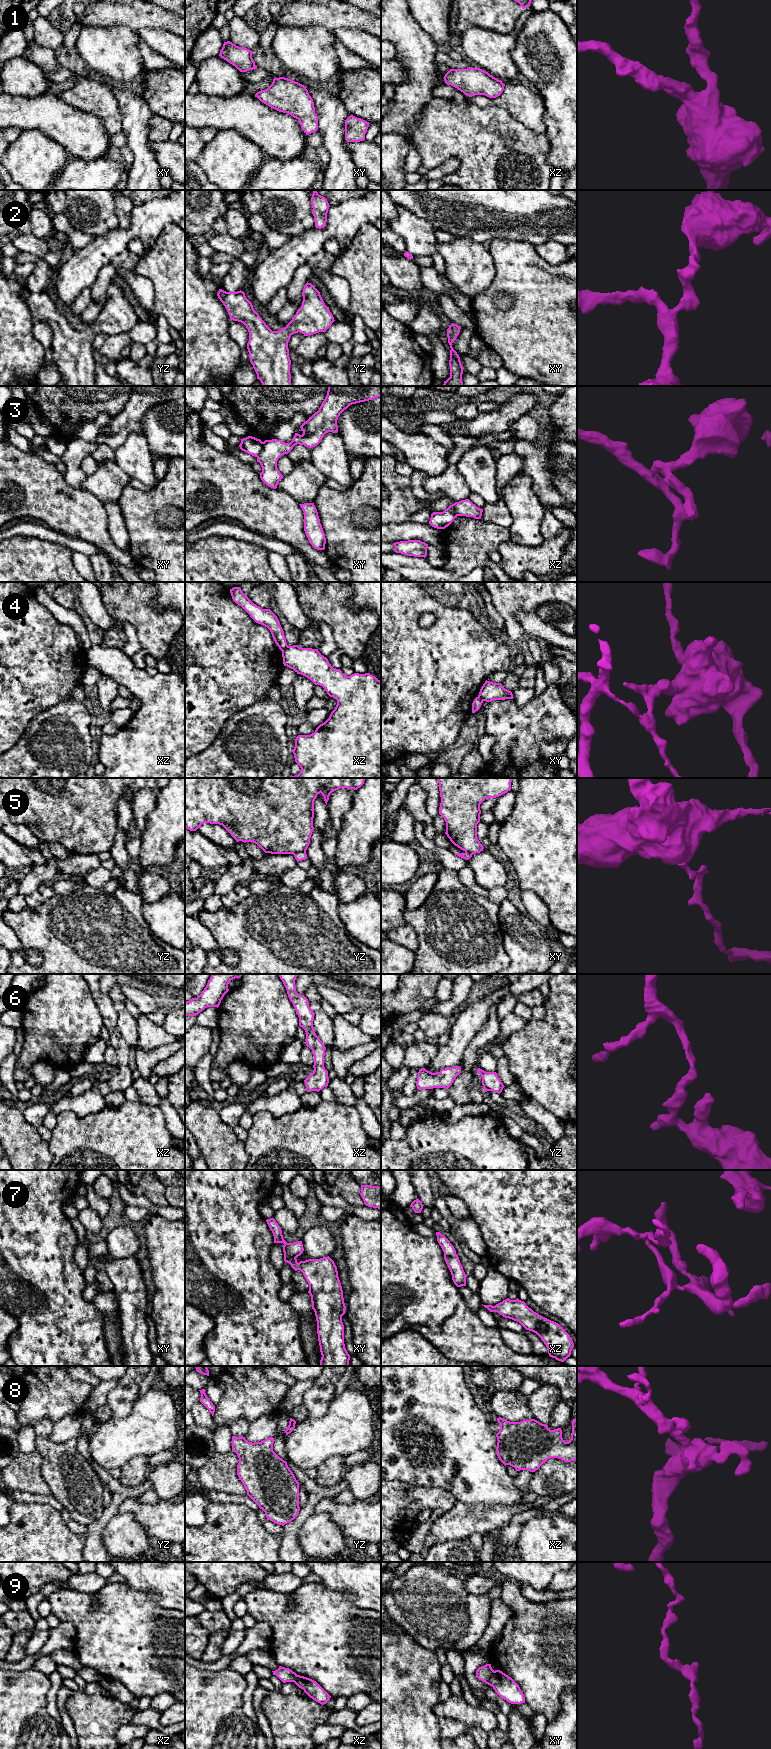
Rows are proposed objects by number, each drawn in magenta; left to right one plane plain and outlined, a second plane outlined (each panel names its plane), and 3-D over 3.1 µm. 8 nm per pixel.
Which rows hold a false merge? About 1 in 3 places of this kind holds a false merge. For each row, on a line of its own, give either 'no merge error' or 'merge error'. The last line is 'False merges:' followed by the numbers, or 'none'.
1: no merge error
2: no merge error
3: merge error
4: merge error
5: merge error
6: no merge error
7: no merge error
8: no merge error
9: merge error
False merges: 3, 4, 5, 9

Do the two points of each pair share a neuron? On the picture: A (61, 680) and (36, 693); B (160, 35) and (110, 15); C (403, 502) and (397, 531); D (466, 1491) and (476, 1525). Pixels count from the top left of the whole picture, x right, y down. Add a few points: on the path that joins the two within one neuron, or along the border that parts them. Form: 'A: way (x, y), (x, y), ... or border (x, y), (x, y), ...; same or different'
A: way (55, 680), (49, 680), (42, 687); same
B: border (166, 29), (141, 28), (136, 31); different
C: border (410, 521), (391, 524); different
D: border (457, 1500), (472, 1505), (493, 1507); different

